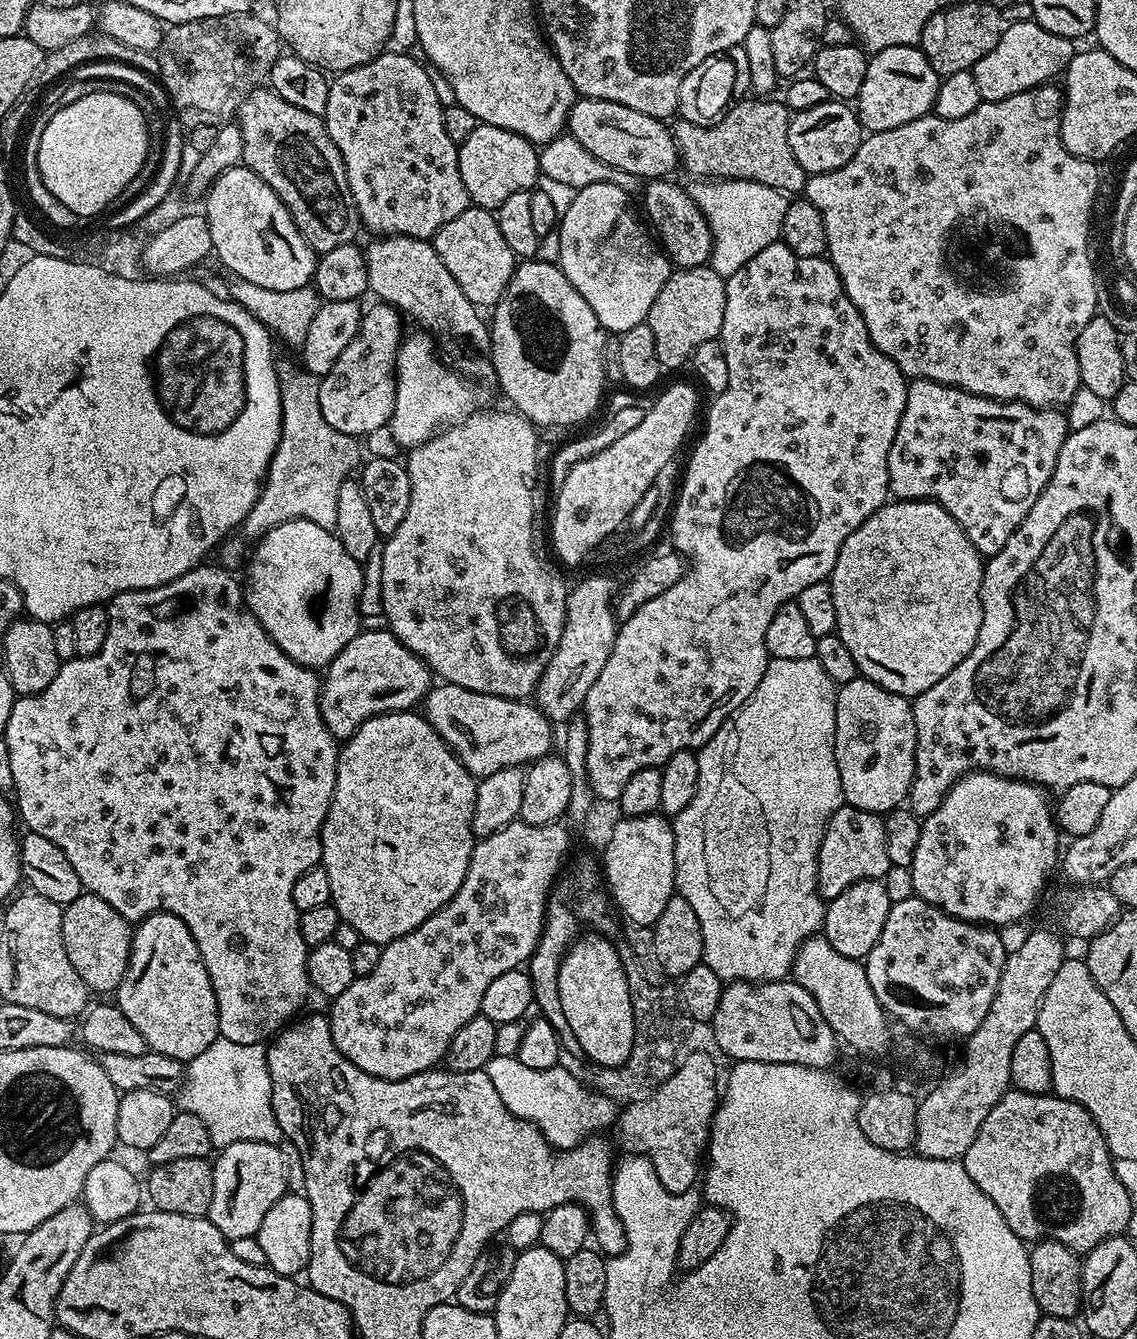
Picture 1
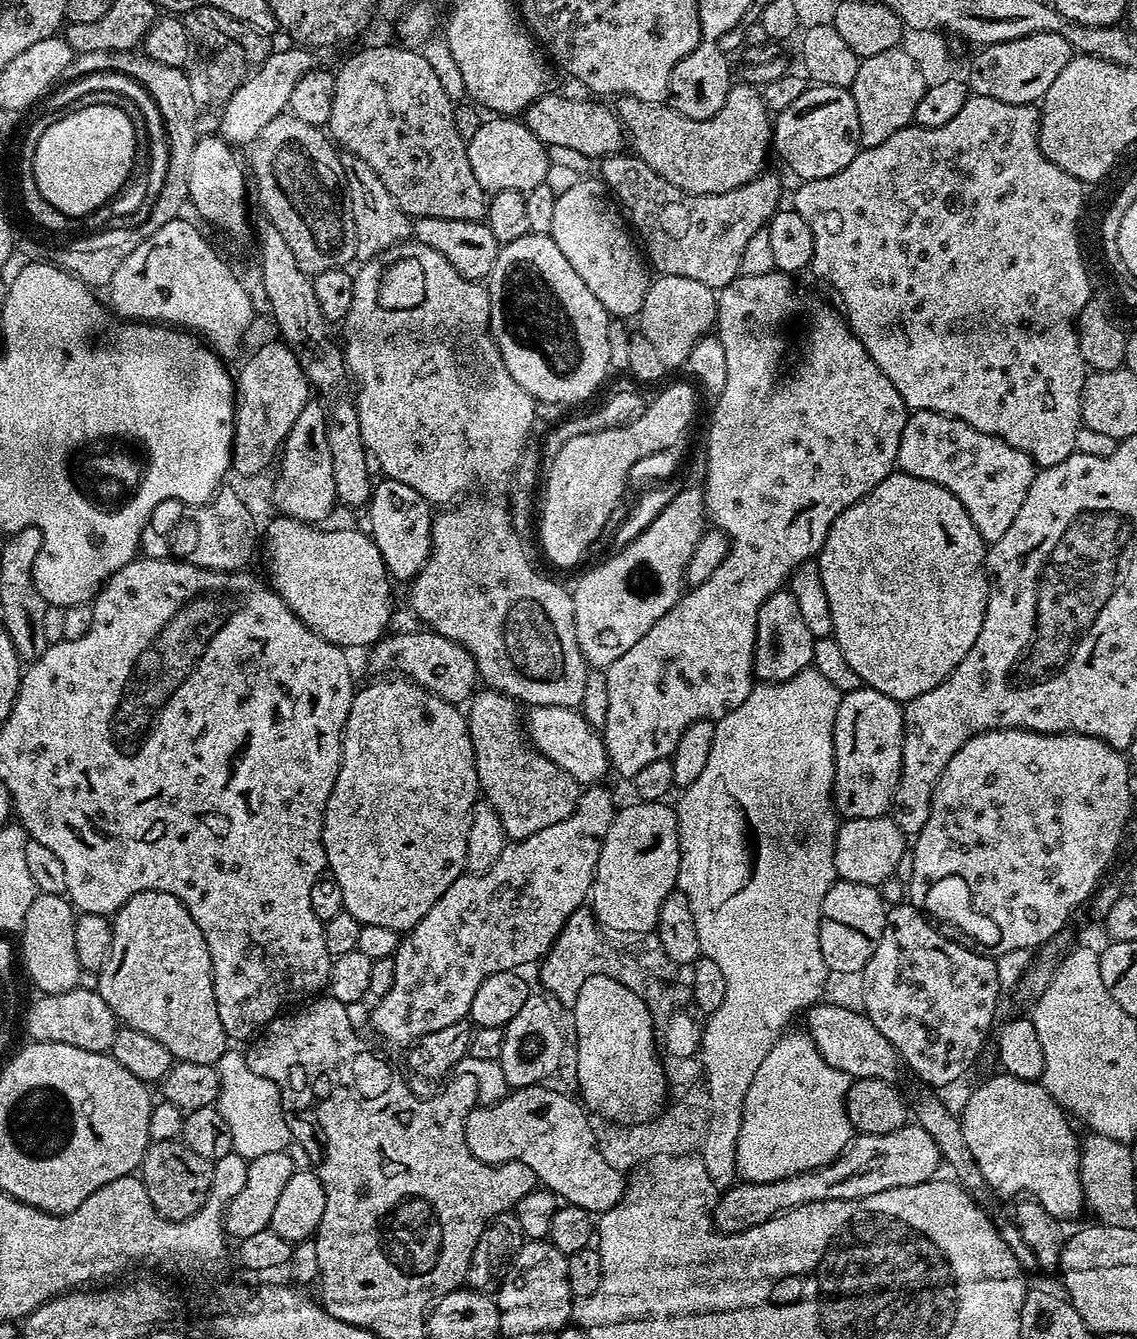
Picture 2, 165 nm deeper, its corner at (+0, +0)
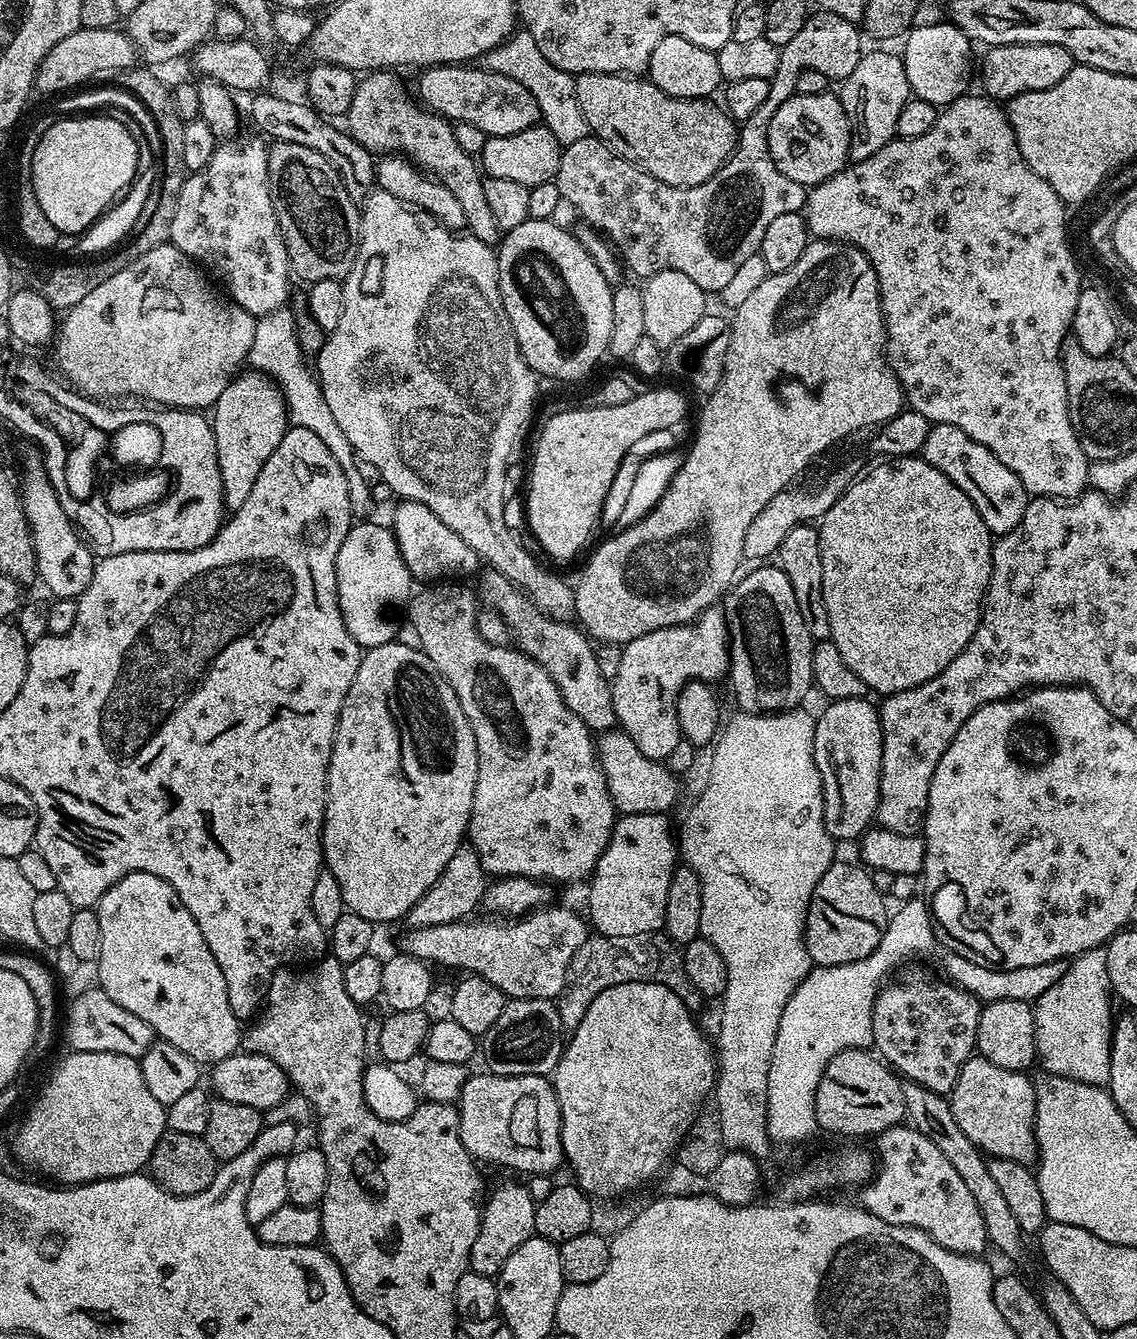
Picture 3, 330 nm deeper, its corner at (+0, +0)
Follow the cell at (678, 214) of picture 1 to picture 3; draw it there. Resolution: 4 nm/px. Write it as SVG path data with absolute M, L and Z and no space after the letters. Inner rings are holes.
M823 10L813 11L806 26L802 26L798 35L780 49L778 70L770 80L770 94L766 94L766 102L762 102L762 106L758 106L758 110L754 110L754 114L739 125L736 149L709 180L702 182L702 186L675 188L664 184L649 172L639 171L636 165L624 160L613 148L589 134L586 138L578 138L578 142L563 145L554 181L561 201L568 203L569 200L576 207L577 214L584 216L583 223L603 235L618 253L627 271L629 268L639 278L647 278L662 270L678 270L678 274L686 274L686 278L698 282L704 293L718 294L734 279L734 273L742 267L742 262L759 253L762 237L770 222L782 214L800 212L806 204L805 185L786 178L786 174L774 166L774 158L770 158L770 118L774 118L774 113L784 100L797 95L796 84L803 71L818 70L818 74L826 74L830 82L843 82L860 61L860 36L861 29L853 21Z

